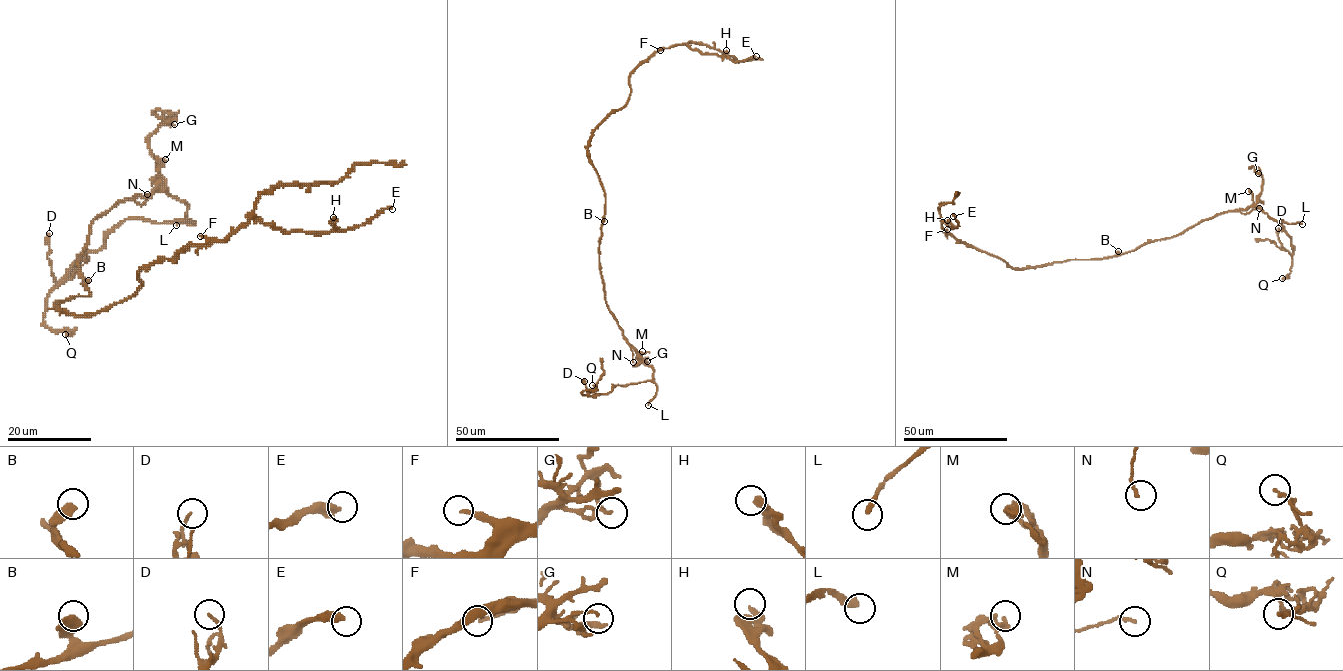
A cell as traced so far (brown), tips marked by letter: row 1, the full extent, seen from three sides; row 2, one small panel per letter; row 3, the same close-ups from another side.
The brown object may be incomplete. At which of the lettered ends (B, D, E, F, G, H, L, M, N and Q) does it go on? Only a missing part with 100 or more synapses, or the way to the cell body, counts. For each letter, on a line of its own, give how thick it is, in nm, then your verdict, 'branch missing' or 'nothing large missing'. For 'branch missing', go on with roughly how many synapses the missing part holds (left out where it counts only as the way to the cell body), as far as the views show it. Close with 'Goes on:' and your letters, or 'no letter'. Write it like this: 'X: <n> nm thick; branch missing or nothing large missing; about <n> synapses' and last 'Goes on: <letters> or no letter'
B: 500 nm thick; nothing large missing
D: 150 nm thick; nothing large missing
E: 360 nm thick; branch missing; about 180 synapses
F: 180 nm thick; nothing large missing
G: 130 nm thick; nothing large missing
H: 360 nm thick; nothing large missing
L: 280 nm thick; branch missing
M: 280 nm thick; nothing large missing
N: 140 nm thick; nothing large missing
Q: 190 nm thick; nothing large missing
Goes on: E, L

